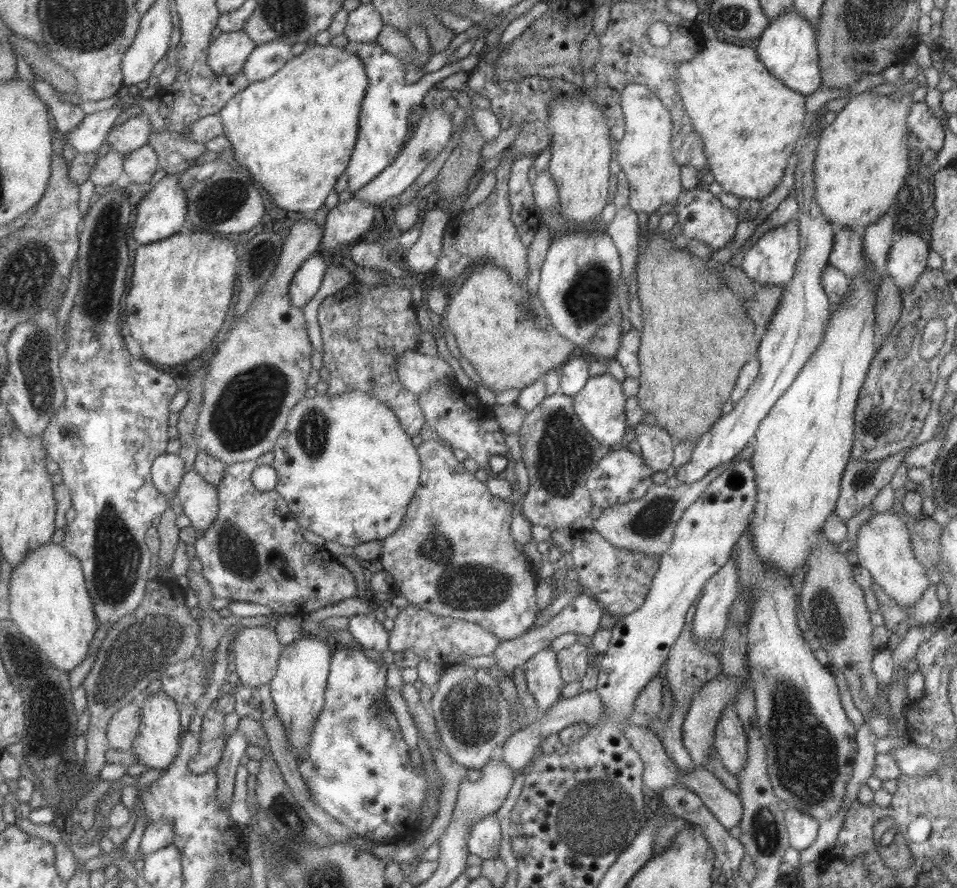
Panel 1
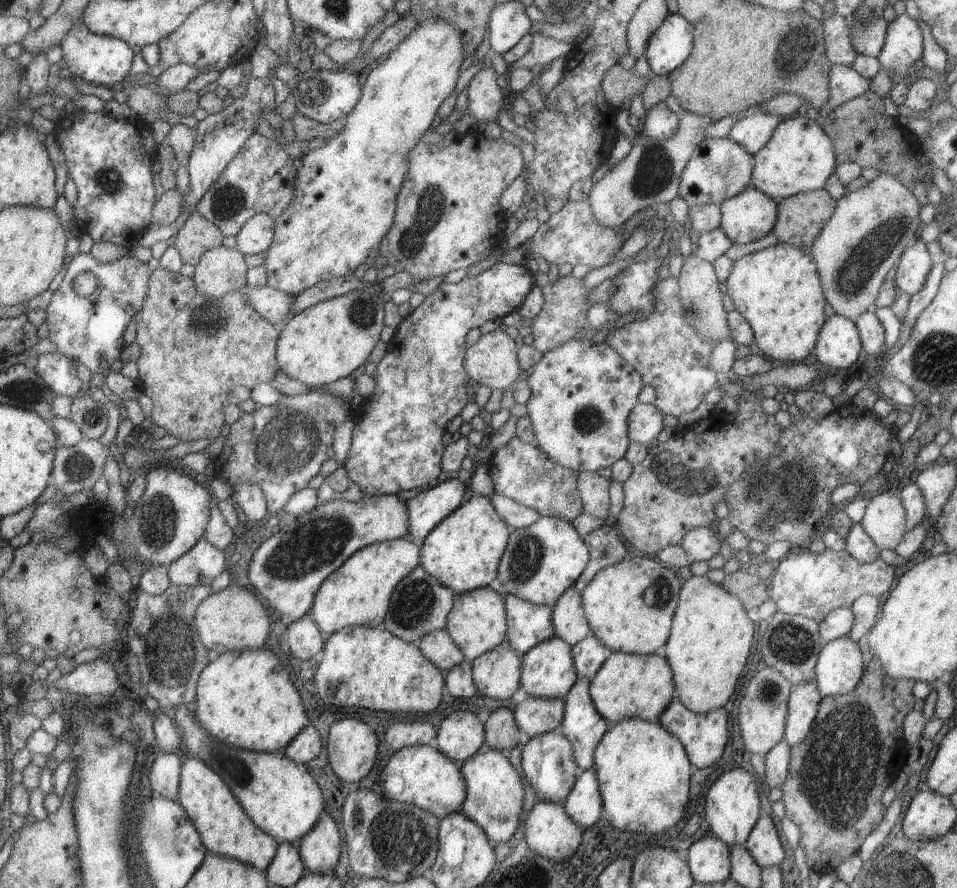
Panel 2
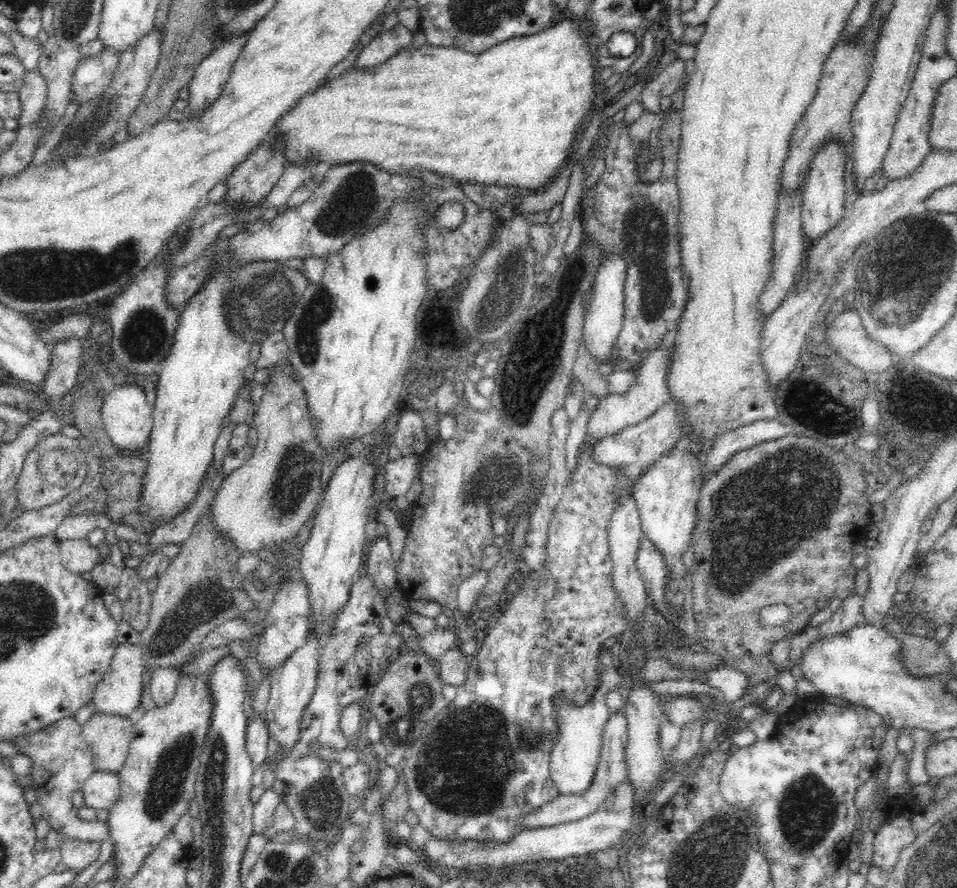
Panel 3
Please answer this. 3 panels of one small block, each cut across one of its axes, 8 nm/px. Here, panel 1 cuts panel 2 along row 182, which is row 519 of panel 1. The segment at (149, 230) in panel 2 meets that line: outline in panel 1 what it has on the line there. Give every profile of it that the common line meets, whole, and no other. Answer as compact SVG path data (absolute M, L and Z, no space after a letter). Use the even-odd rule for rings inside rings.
M194 468L182 474L177 499L193 528L205 531L217 516L217 490L203 482L203 477Z

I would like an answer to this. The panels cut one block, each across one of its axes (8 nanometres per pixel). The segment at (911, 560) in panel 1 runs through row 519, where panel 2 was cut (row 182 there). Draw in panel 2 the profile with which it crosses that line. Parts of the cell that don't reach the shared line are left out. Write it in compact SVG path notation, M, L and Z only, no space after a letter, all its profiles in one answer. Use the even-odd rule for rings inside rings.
M881 172L867 186L855 192L846 191L836 201L833 215L817 234L809 256L815 264L824 300L837 315L855 323L863 312L874 308L879 288L885 281L887 272L897 264L902 253L913 246L917 238L922 227L918 218L921 205L899 180Z

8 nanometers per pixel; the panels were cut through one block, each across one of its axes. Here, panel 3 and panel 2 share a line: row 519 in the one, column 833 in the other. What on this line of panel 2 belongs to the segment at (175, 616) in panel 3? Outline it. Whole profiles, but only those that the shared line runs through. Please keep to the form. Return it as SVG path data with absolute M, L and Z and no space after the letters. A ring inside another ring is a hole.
M824 189L777 200L776 220L772 229L777 242L789 244L797 249L812 246L817 234L831 219L835 206L835 200Z

